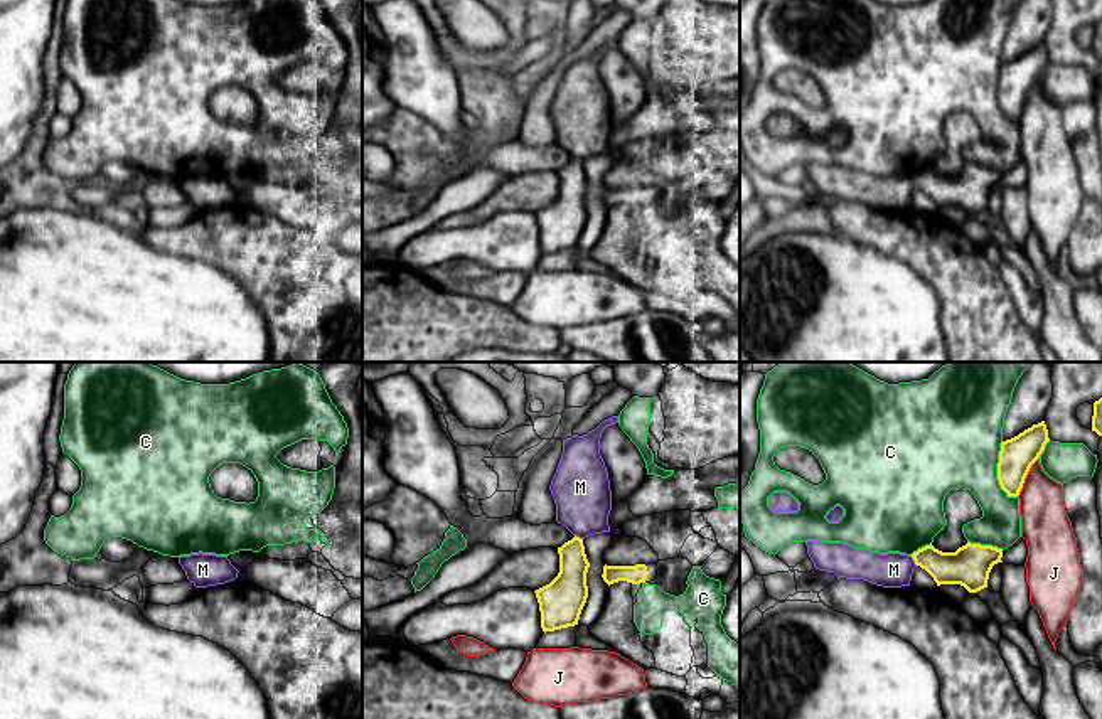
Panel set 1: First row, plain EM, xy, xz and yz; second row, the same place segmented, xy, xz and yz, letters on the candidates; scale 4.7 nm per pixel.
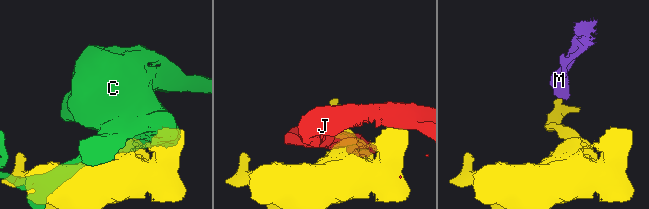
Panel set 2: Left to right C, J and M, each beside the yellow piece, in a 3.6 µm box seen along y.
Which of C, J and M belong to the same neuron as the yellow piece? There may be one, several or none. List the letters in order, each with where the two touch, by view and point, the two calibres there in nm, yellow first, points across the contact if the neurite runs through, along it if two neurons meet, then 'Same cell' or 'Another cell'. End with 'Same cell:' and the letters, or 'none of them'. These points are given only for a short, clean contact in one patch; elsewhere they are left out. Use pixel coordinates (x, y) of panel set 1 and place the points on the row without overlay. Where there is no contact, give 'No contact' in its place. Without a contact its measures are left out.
C: Touches yellow at yz (998, 95). Thickness 170 nm (yellow) against 440 nm. Another cell
J: Touches yellow at yz (1025, 100). Thickness 170 nm (yellow) against 220 nm. Another cell
M: Touches yellow at yz (914, 182). Thickness 170 nm (yellow) against 170 nm. Boundary: yz (910, 179), (917, 187). Another cell
Same cell: none of them

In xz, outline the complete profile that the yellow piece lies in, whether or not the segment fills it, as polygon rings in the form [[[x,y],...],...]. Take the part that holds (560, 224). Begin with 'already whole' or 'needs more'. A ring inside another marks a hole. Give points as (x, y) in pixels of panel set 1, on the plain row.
already whole; [[[573,160],[558,170],[559,195],[546,209],[536,212],[543,254],[554,254],[578,248],[588,221],[586,195],[590,185],[583,162]]]

